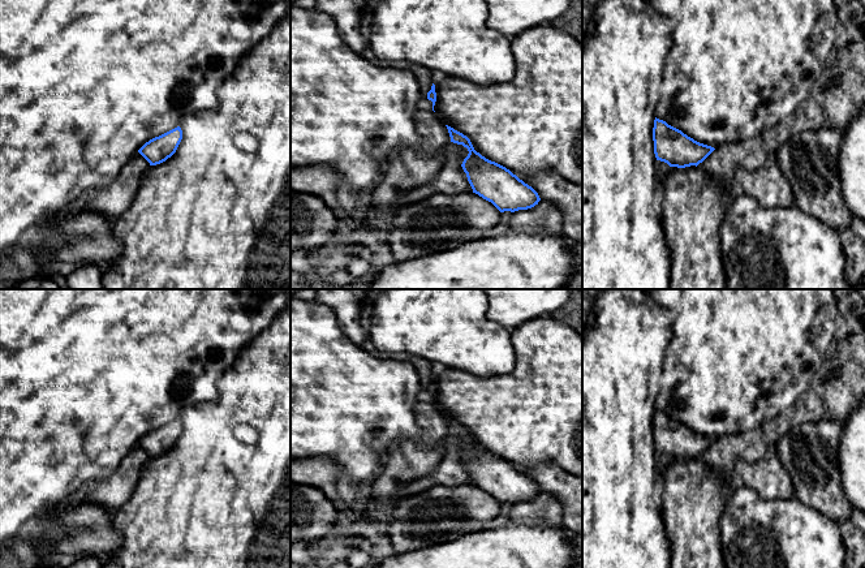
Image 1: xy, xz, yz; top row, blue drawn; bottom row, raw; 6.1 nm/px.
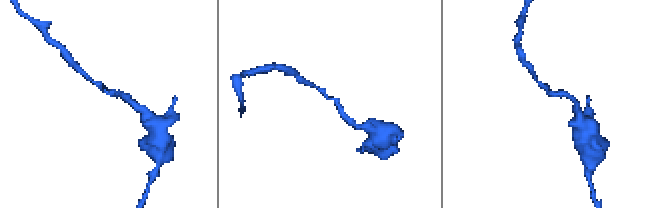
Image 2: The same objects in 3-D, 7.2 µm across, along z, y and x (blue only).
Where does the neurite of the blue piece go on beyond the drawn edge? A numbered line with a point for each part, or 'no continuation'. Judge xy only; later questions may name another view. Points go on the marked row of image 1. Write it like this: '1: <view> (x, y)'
no continuation

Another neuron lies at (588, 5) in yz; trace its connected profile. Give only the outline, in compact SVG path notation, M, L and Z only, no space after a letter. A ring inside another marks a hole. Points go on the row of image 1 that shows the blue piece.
M582 0L582 39L586 38L594 27L594 23L591 22L591 16L594 7L599 1L601 0Z

